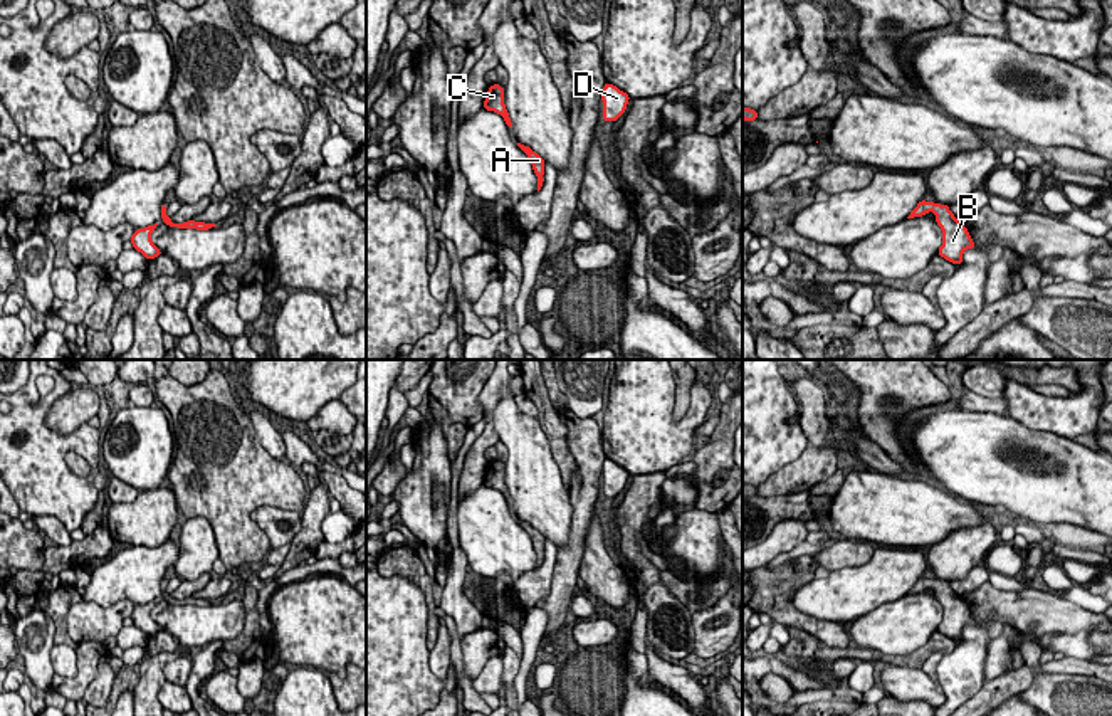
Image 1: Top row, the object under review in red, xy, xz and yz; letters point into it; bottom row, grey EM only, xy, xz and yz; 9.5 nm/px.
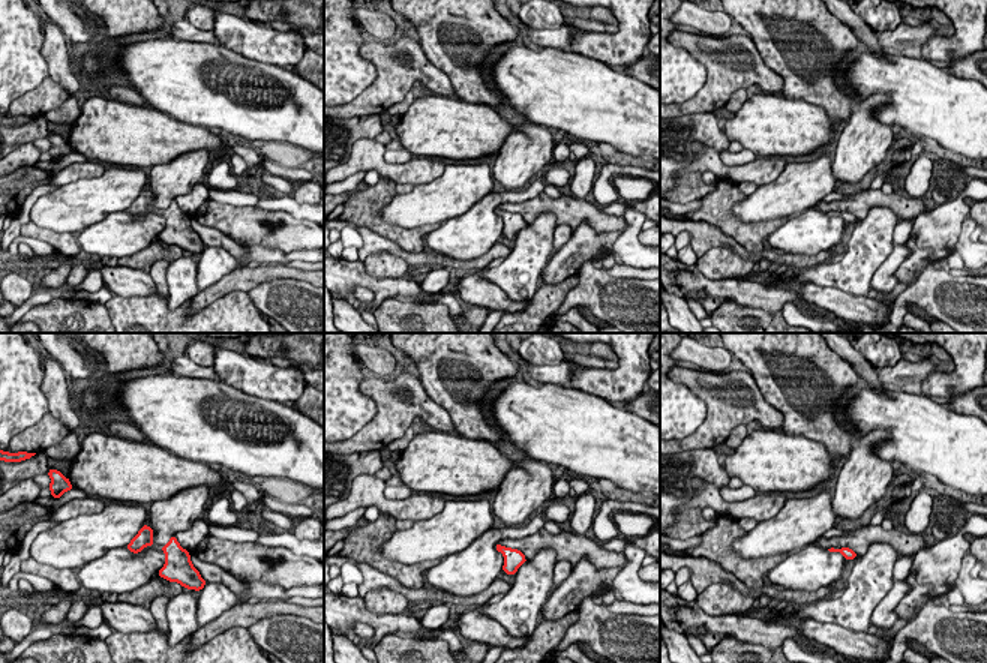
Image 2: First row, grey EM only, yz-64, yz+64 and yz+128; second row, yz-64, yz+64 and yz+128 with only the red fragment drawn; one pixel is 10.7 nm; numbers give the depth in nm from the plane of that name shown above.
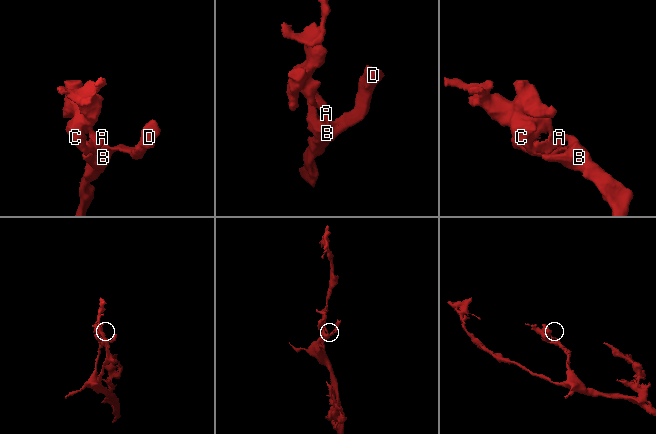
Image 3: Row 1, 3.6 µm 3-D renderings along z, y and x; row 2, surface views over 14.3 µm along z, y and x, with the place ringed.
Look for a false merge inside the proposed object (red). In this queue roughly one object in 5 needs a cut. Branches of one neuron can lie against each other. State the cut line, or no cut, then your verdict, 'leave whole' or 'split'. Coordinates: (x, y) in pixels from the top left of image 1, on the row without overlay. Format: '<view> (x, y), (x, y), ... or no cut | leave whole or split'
no cut | leave whole

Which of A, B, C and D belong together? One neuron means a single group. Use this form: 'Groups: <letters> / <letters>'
Groups: A B C D

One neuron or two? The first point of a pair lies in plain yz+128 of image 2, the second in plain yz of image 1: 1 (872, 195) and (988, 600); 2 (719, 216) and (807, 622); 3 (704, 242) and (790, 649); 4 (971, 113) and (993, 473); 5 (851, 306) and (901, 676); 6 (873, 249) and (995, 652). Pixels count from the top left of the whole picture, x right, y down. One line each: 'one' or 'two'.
1: one
2: one
3: one
4: one
5: one
6: two

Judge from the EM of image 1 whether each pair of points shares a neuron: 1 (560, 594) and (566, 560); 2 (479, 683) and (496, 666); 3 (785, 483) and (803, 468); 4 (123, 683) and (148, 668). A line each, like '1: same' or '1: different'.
1: same
2: same
3: same
4: different

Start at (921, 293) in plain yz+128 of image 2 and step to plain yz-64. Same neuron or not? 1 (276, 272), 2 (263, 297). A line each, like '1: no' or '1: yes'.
1: no
2: yes

